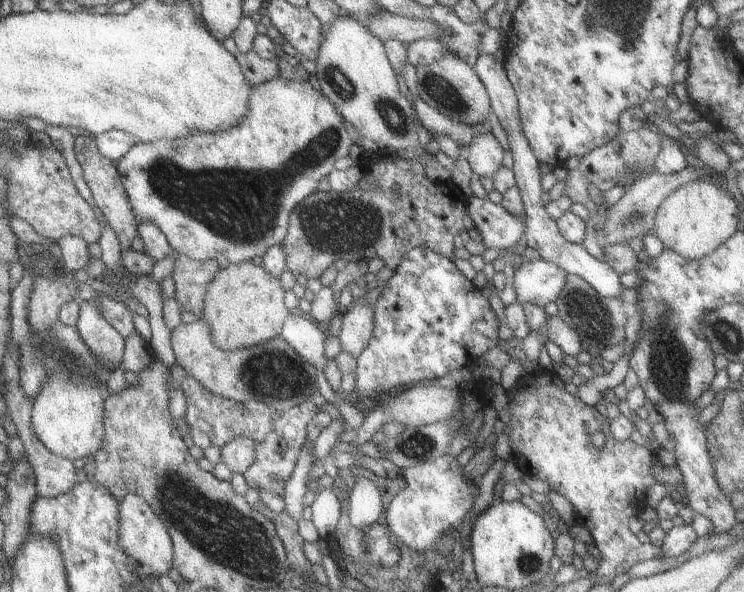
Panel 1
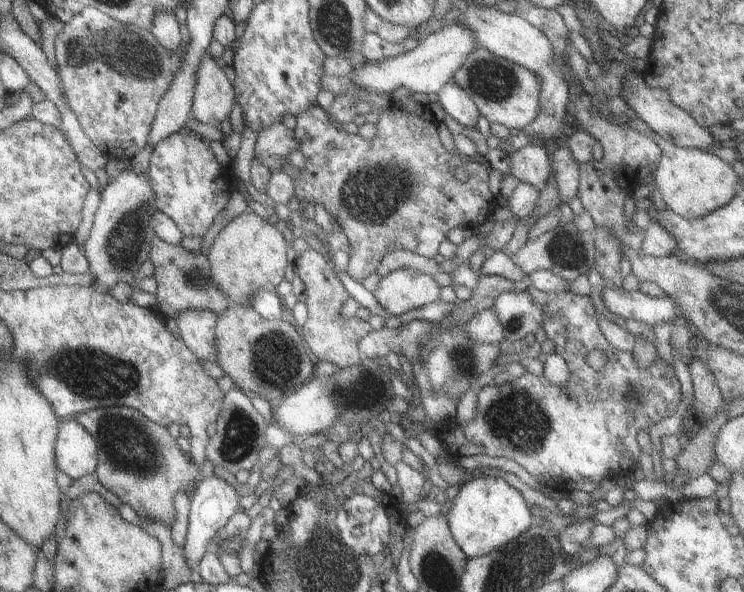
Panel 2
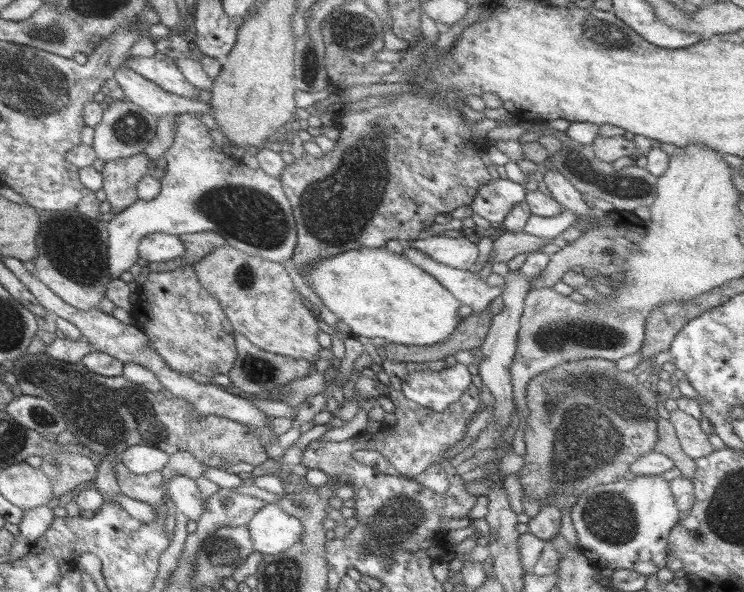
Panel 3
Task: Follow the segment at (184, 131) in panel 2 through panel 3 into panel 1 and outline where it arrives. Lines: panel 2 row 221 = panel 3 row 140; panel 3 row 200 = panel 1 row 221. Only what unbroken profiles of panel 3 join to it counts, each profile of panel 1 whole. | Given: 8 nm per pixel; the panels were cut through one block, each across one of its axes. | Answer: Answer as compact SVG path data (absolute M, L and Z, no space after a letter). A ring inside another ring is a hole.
M277 76L252 86L248 98L248 111L235 127L230 127L227 131L195 131L190 135L173 140L159 139L147 141L146 143L135 143L117 161L116 171L120 176L130 211L137 224L154 224L158 231L165 236L169 246L177 255L185 255L197 261L216 260L220 267L227 267L228 265L251 261L253 256L262 256L269 247L279 245L285 236L288 227L288 216L292 208L316 190L317 182L334 169L335 160L347 156L347 150L352 144L351 138L347 134L345 126L343 126L343 120L341 120L339 113L326 96L313 89L307 81L287 80Z

